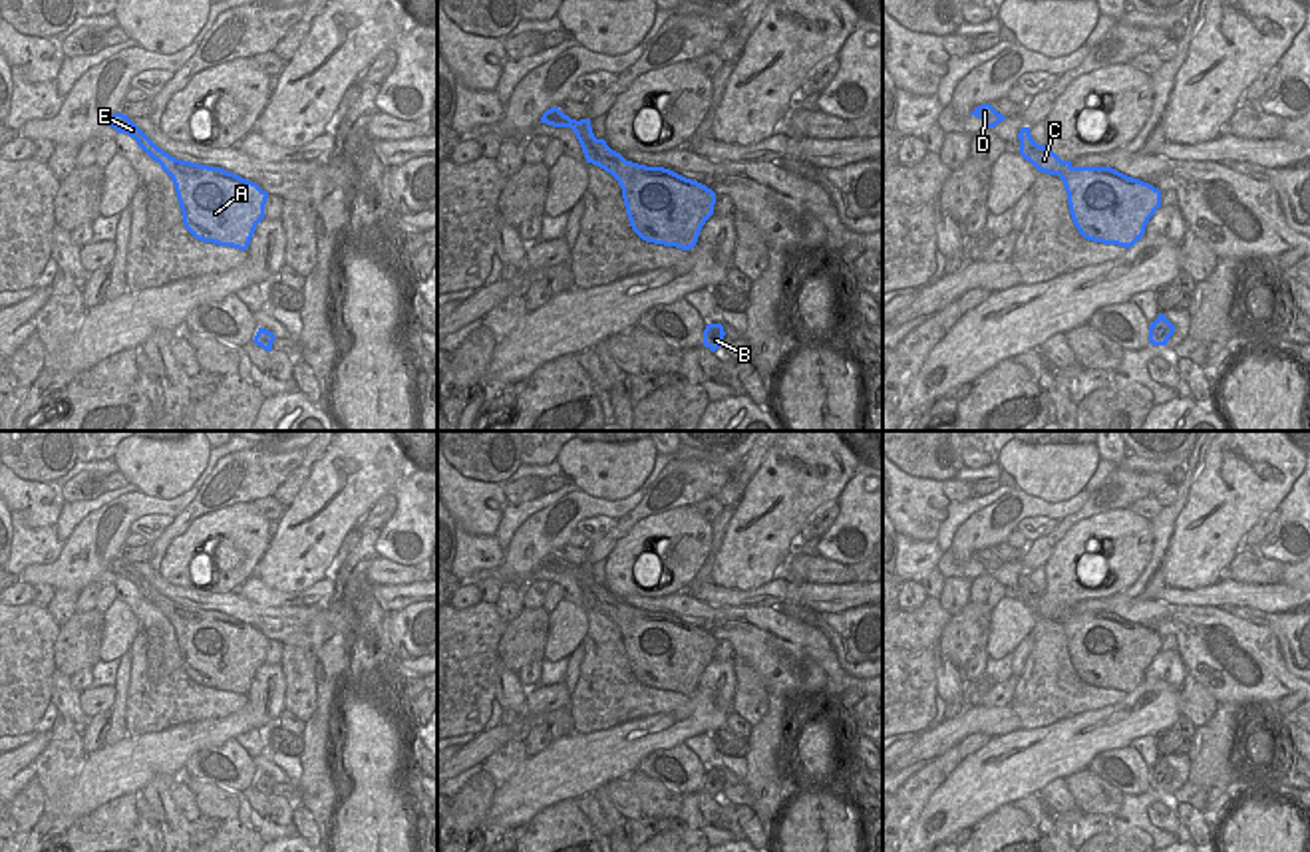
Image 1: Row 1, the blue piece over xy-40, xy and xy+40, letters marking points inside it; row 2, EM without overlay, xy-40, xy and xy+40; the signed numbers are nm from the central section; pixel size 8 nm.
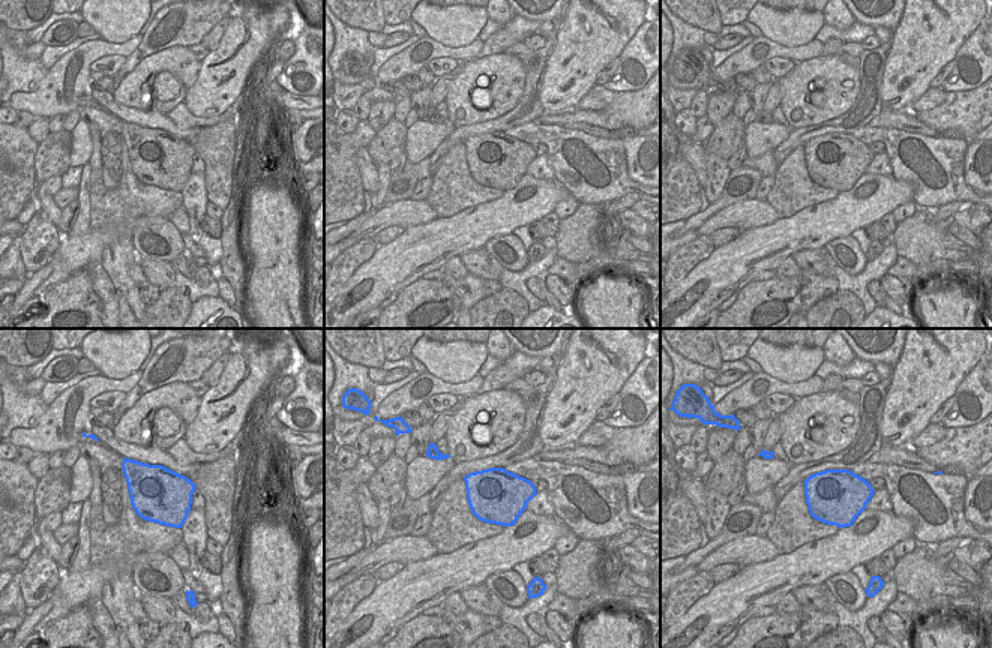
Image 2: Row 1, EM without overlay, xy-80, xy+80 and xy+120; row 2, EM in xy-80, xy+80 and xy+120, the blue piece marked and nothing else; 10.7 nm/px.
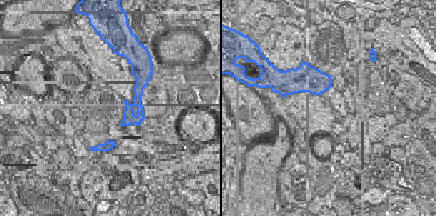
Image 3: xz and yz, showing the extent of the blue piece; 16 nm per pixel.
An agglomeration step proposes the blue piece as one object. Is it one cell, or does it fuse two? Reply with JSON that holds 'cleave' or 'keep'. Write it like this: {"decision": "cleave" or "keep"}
{"decision": "keep"}

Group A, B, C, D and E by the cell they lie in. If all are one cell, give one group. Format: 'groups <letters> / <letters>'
groups A B C D E

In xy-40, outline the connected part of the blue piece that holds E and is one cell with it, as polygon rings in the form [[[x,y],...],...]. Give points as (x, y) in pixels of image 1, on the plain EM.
[[[127,560],[105,566],[127,578],[171,622],[185,673],[203,687],[246,695],[264,663],[268,638],[221,612],[181,606],[159,594]]]

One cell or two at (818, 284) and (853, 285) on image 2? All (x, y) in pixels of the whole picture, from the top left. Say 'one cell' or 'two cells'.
two cells

